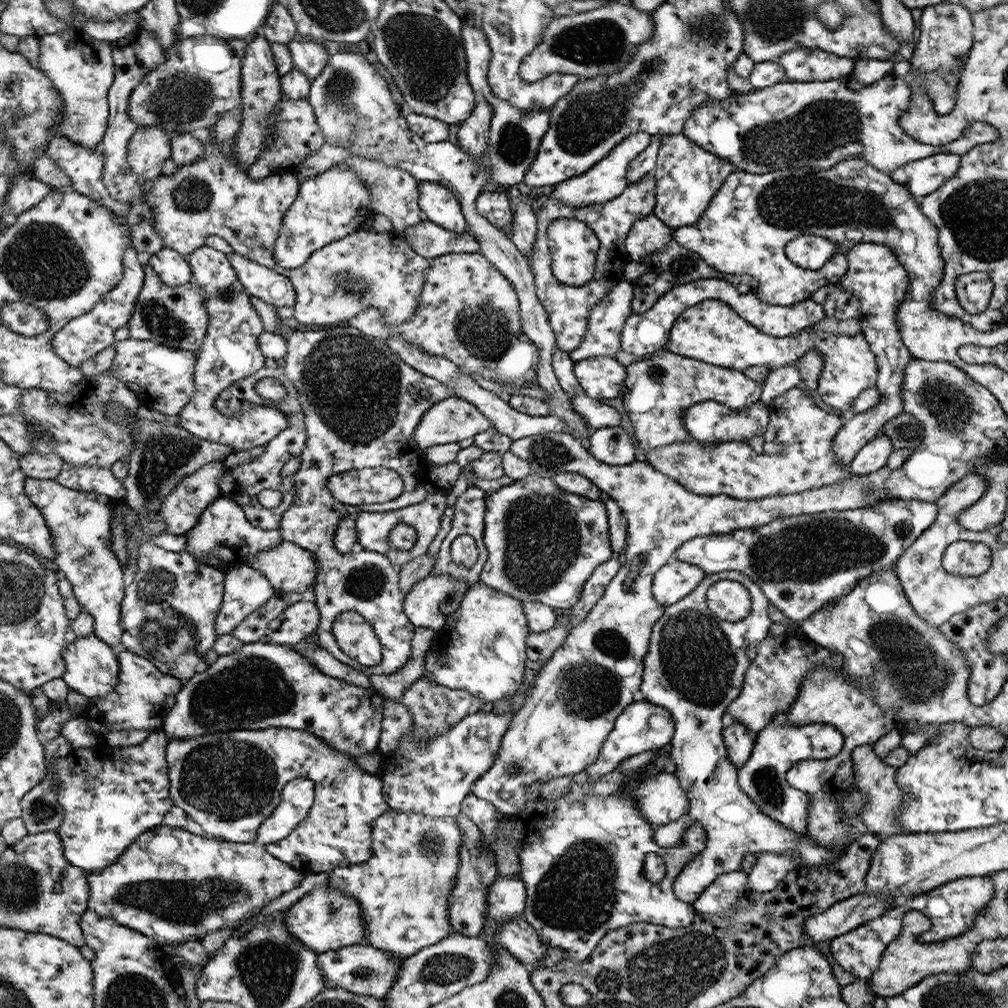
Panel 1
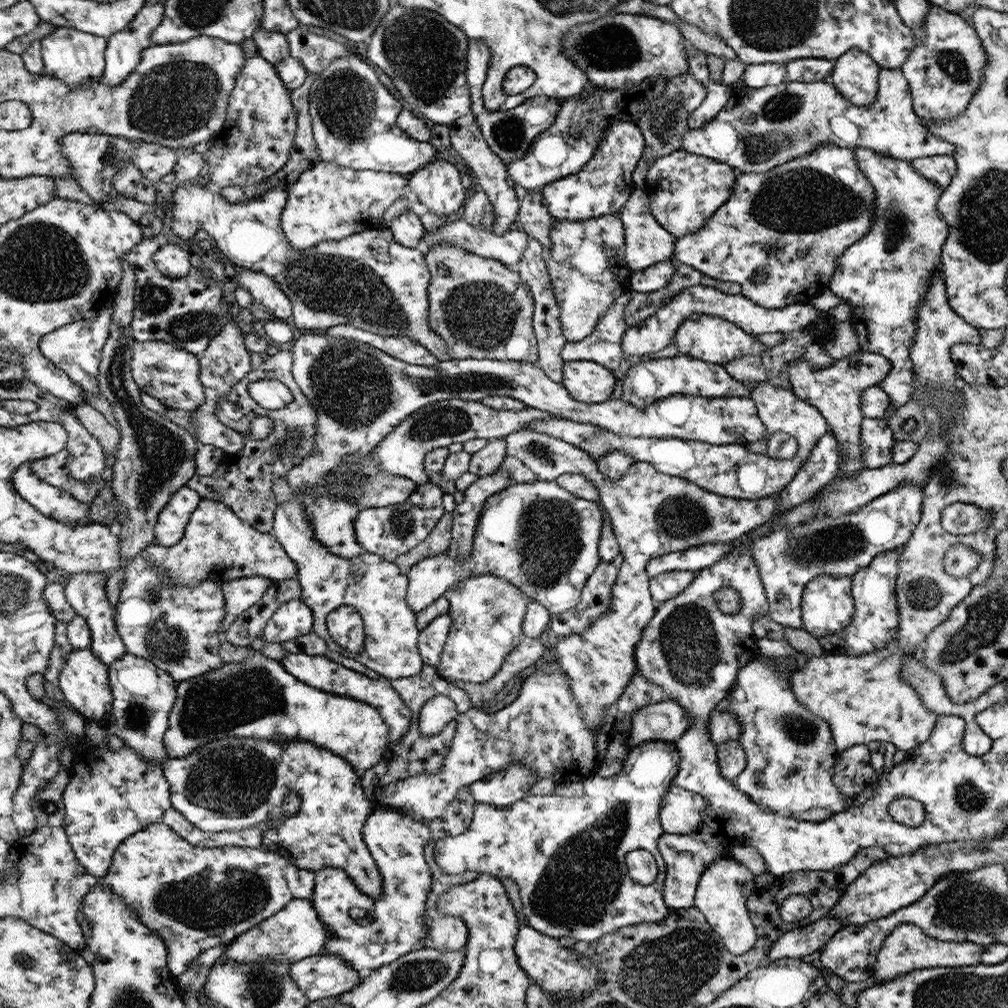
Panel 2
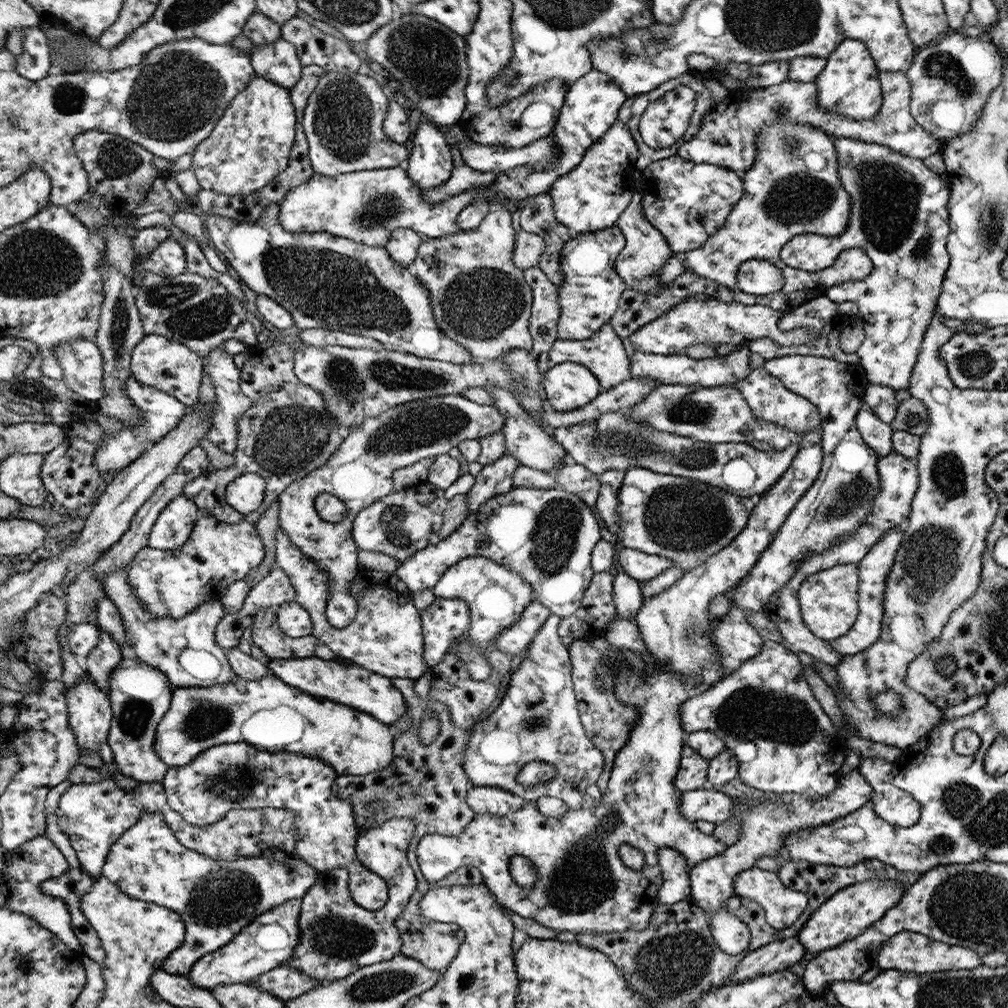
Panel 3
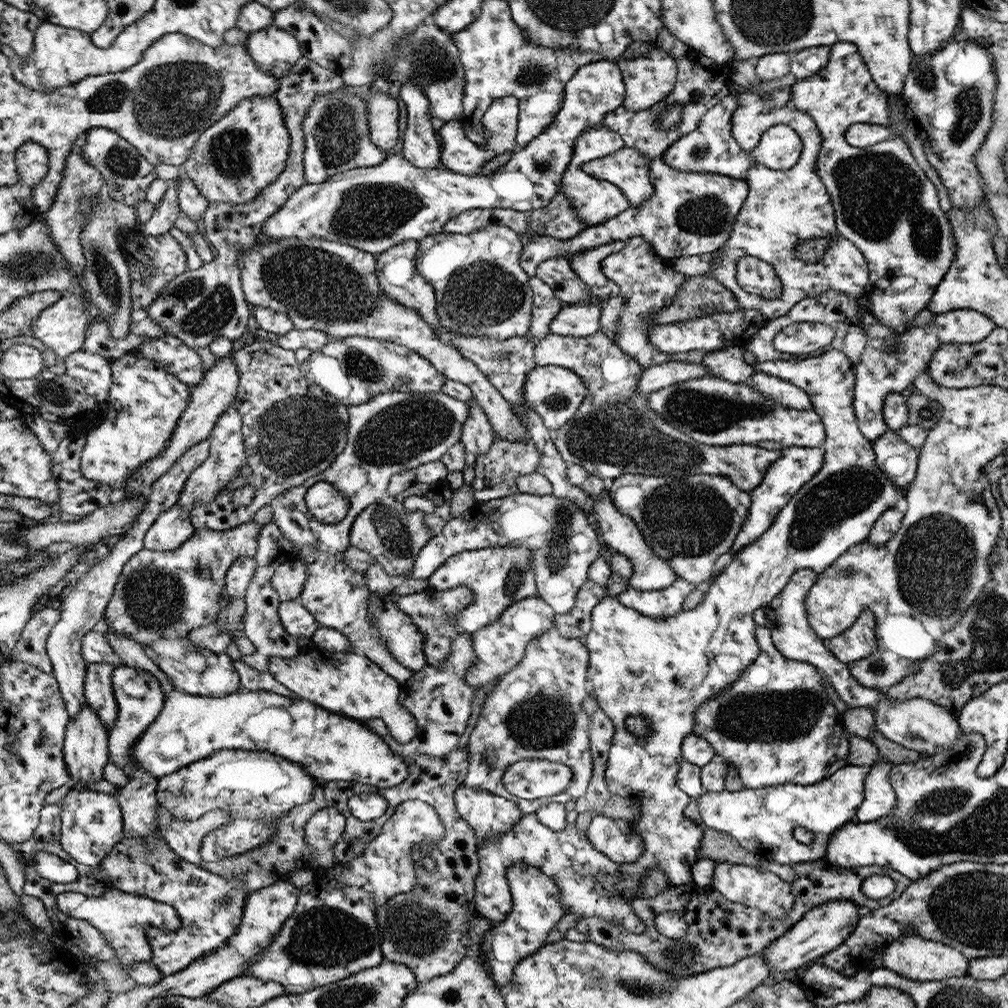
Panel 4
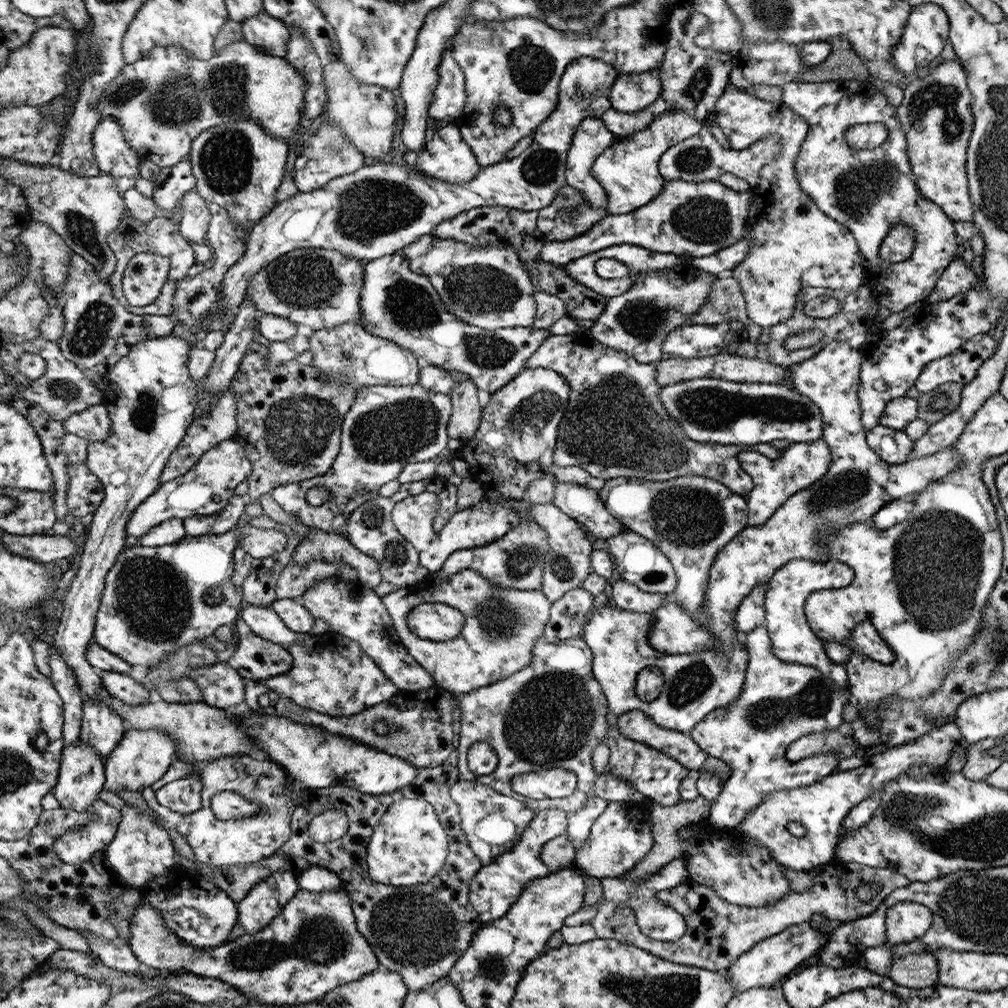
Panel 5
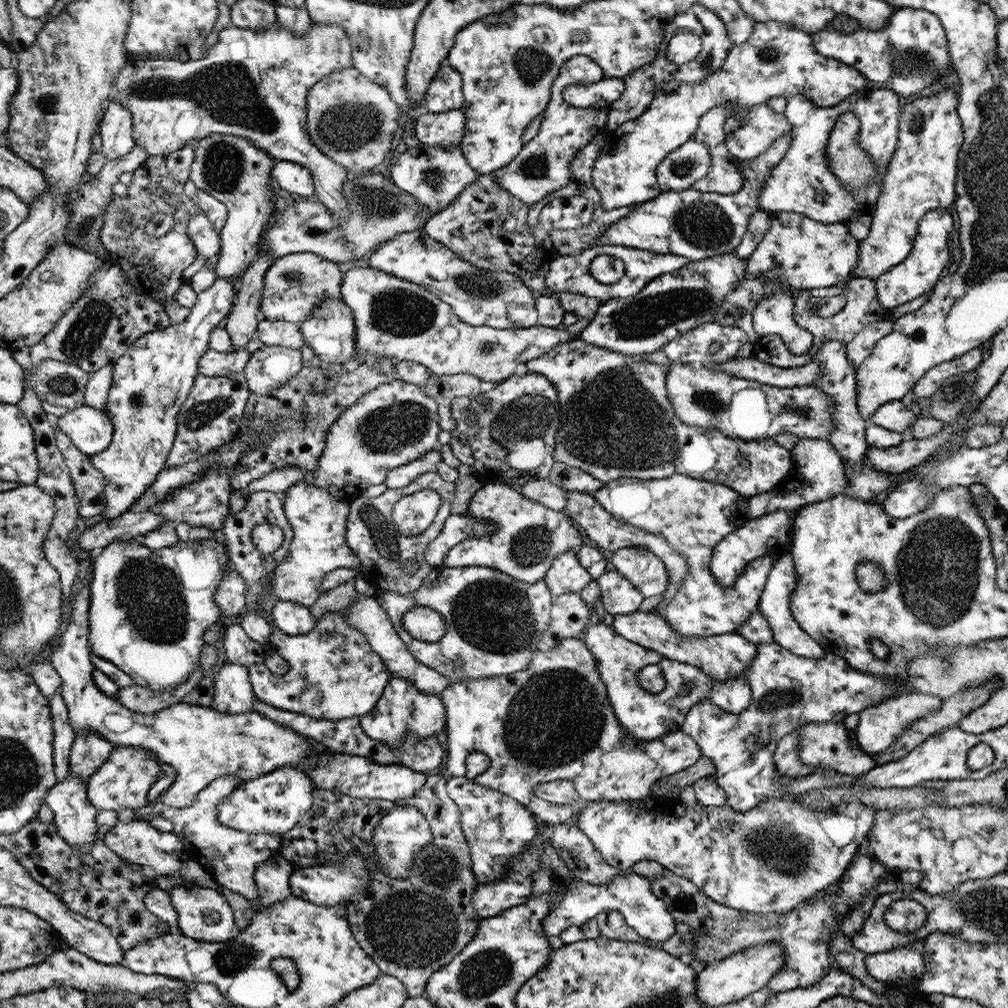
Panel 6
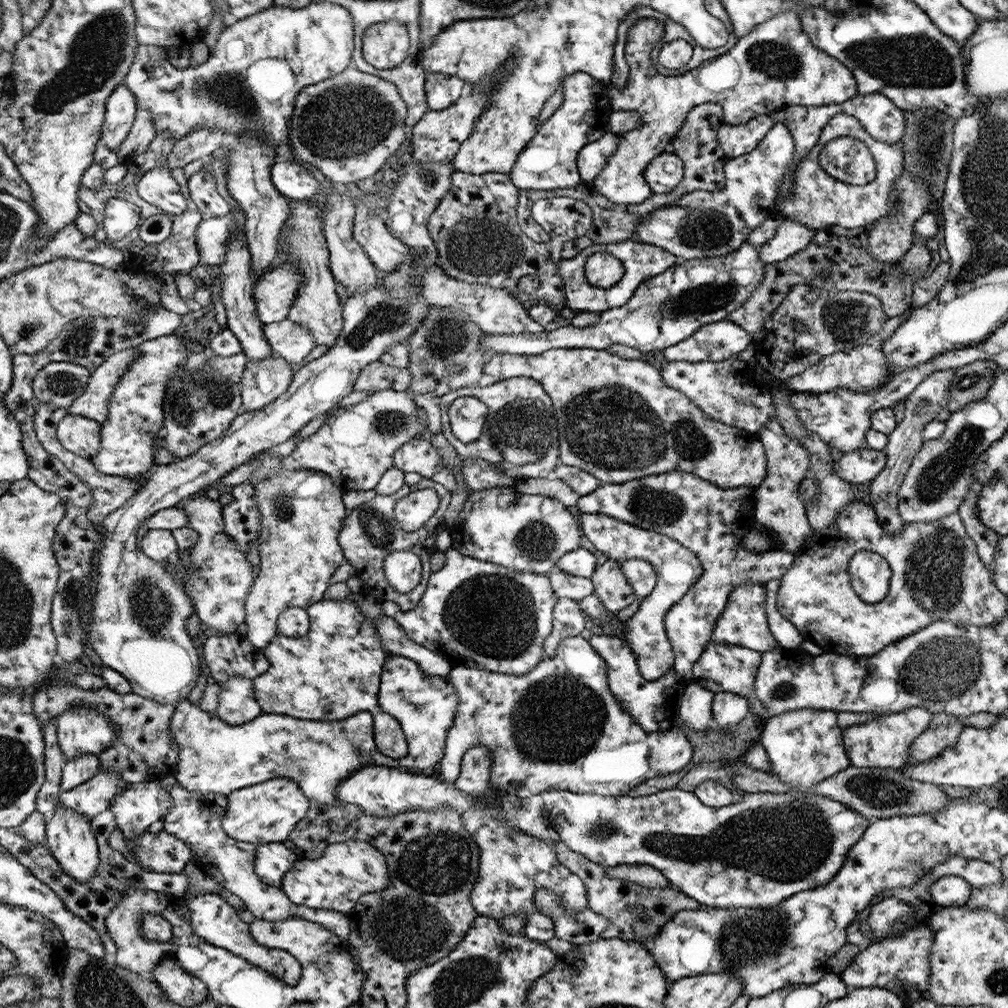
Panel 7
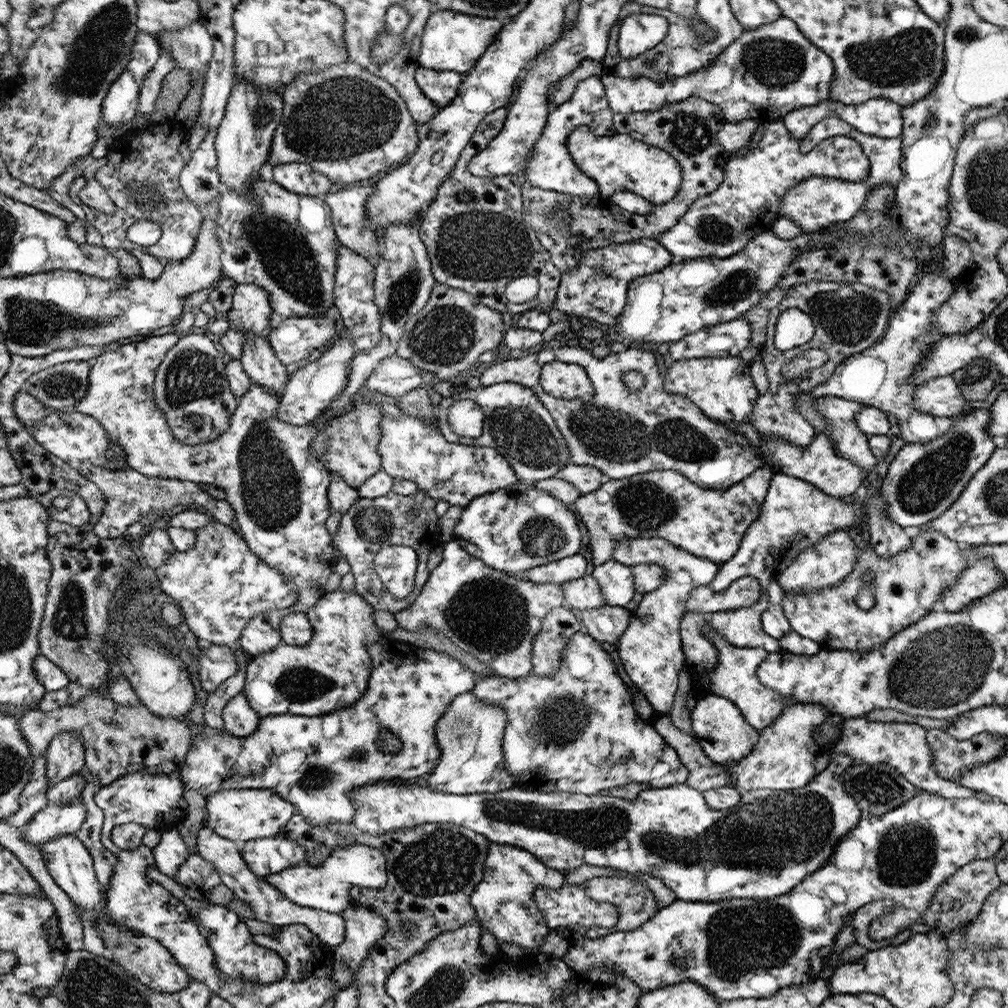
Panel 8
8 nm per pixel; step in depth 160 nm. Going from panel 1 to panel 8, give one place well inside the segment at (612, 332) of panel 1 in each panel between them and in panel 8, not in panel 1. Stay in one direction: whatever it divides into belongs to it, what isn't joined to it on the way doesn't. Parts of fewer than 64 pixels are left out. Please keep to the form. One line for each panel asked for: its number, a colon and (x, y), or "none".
2: (605, 345)
3: (605, 353)
4: (617, 433)
5: (615, 426)
6: (614, 418)
7: (616, 419)
8: (622, 433)

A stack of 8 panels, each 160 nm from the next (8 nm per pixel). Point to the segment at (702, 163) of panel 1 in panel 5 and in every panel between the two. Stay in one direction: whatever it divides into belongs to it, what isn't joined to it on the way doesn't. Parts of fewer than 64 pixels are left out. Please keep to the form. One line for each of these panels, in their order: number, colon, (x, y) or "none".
2: (686, 189)
3: (688, 202)
4: (690, 213)
5: (689, 219)

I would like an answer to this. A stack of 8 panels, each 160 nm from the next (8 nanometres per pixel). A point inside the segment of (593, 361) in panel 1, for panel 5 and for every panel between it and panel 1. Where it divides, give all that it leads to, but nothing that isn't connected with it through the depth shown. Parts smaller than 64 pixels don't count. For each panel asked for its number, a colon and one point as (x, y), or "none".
2: (587, 381)
3: (568, 386)
4: (554, 393)
5: (515, 443)

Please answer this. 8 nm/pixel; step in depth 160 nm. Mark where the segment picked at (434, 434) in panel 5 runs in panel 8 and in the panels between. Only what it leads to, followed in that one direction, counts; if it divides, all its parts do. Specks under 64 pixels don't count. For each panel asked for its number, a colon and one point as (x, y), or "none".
6: (394, 424)
7: (355, 445)
8: (352, 439)

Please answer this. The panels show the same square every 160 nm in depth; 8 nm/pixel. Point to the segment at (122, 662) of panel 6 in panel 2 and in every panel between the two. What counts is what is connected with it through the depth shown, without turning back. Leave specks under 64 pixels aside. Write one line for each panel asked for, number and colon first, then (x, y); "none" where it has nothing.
2: (217, 545)
3: (173, 584)
4: (158, 595)
5: (158, 599)

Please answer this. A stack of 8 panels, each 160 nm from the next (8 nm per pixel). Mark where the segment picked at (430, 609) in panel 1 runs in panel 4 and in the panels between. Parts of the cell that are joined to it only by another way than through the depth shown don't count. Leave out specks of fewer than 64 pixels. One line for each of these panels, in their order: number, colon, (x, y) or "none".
2: (539, 537)
3: (548, 536)
4: (564, 546)

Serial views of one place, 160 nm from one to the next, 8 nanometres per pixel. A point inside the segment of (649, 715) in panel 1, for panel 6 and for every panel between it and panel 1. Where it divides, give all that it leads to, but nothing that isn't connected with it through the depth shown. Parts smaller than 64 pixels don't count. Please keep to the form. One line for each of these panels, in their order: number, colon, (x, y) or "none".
2: (668, 720)
3: (768, 701)
4: (776, 724)
5: (781, 701)
6: (788, 691)

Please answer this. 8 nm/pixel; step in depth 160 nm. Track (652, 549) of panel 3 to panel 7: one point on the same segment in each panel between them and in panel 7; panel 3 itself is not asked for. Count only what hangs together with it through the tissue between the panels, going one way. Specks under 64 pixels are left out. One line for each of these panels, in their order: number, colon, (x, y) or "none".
4: (690, 520)
5: (690, 519)
6: (693, 516)
7: (712, 522)

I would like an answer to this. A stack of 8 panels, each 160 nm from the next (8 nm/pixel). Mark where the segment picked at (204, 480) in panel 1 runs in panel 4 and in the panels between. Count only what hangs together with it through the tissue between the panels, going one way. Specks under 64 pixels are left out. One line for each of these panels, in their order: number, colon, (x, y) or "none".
2: (170, 528)
3: (172, 530)
4: (173, 528)

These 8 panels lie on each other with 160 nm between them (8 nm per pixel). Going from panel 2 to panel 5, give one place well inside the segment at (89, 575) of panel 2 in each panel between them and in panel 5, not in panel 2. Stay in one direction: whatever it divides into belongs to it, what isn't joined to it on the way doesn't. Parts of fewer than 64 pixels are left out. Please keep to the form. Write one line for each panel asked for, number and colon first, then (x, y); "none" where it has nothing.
3: (101, 664)
4: (100, 688)
5: (102, 728)

